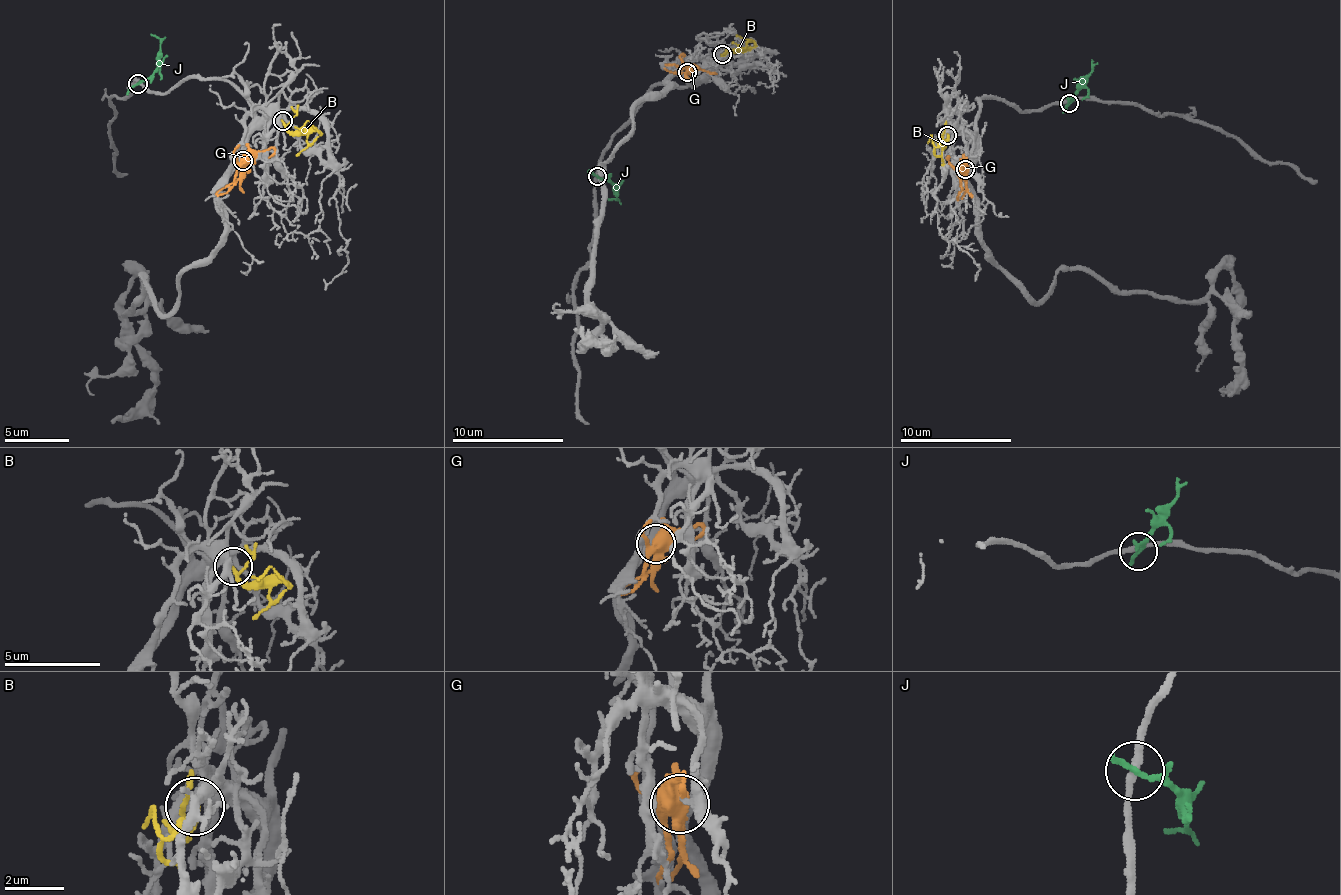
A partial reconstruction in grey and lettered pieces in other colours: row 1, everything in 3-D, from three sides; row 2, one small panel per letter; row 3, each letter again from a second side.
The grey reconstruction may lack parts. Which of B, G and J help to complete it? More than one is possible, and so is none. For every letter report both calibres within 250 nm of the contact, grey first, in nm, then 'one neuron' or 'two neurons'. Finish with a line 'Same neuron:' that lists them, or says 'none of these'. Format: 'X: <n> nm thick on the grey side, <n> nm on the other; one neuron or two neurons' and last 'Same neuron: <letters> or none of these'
B: 340 nm thick on the grey side, 170 nm on the other; one neuron
G: 400 nm thick on the grey side, 480 nm on the other; two neurons
J: 260 nm thick on the grey side, 170 nm on the other; two neurons
Same neuron: B

